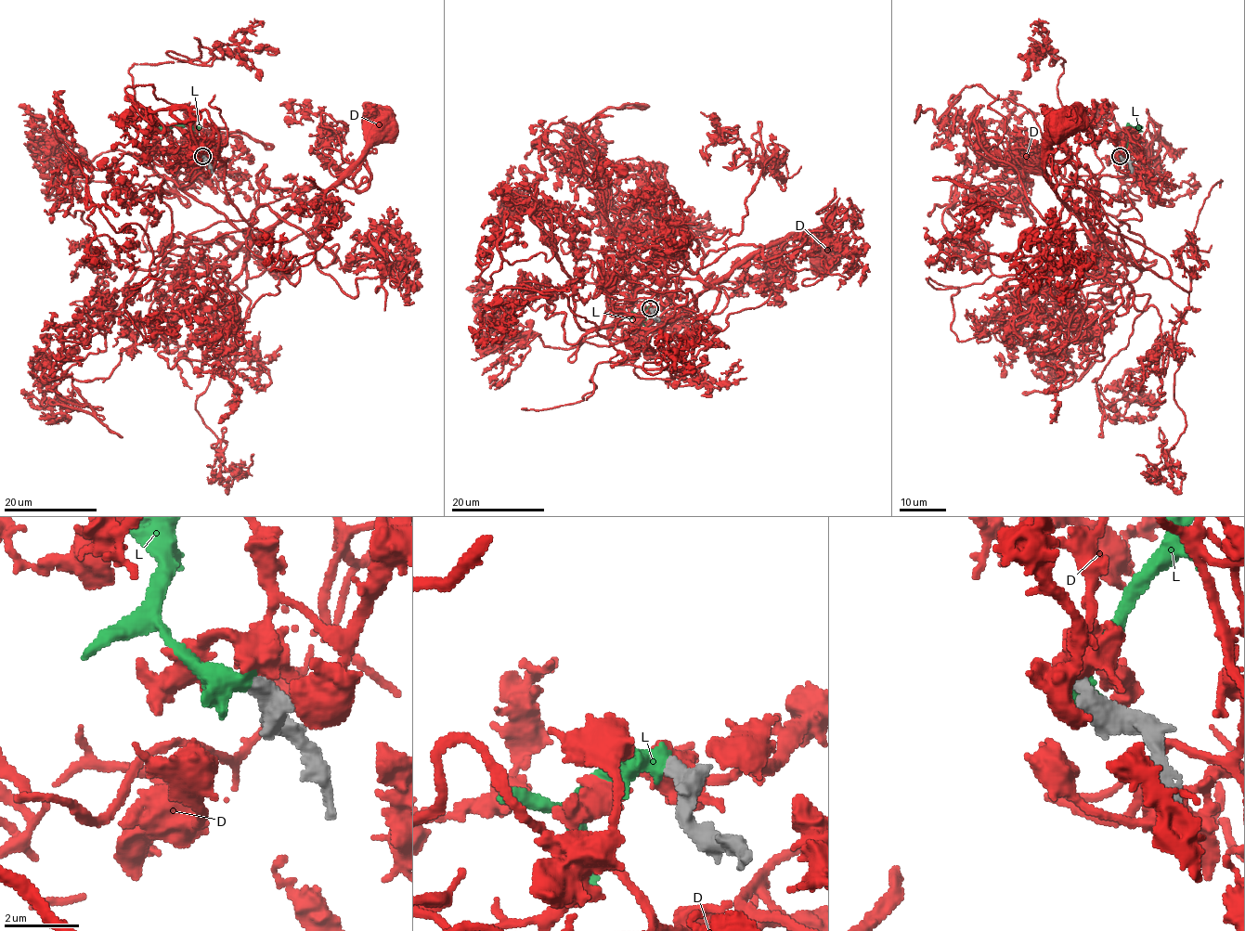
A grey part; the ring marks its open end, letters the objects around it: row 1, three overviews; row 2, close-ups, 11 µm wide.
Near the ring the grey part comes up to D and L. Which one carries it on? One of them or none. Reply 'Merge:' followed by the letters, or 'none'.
Merge: L

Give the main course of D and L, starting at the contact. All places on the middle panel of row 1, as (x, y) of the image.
D: (651, 309), (659, 327), (623, 306), (598, 327), (630, 279), (710, 286), (790, 234), (827, 252)
L: (650, 308), (642, 308), (638, 313), (638, 320), (623, 316), (613, 325), (593, 330)

